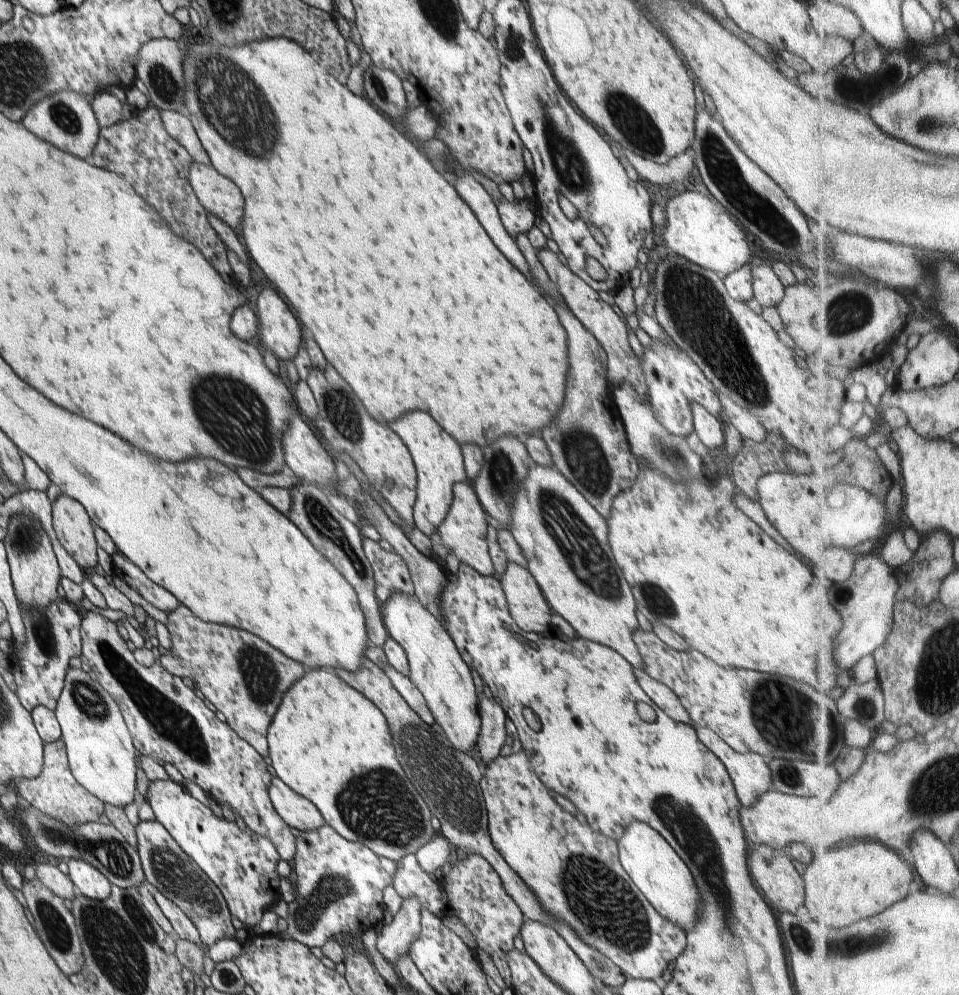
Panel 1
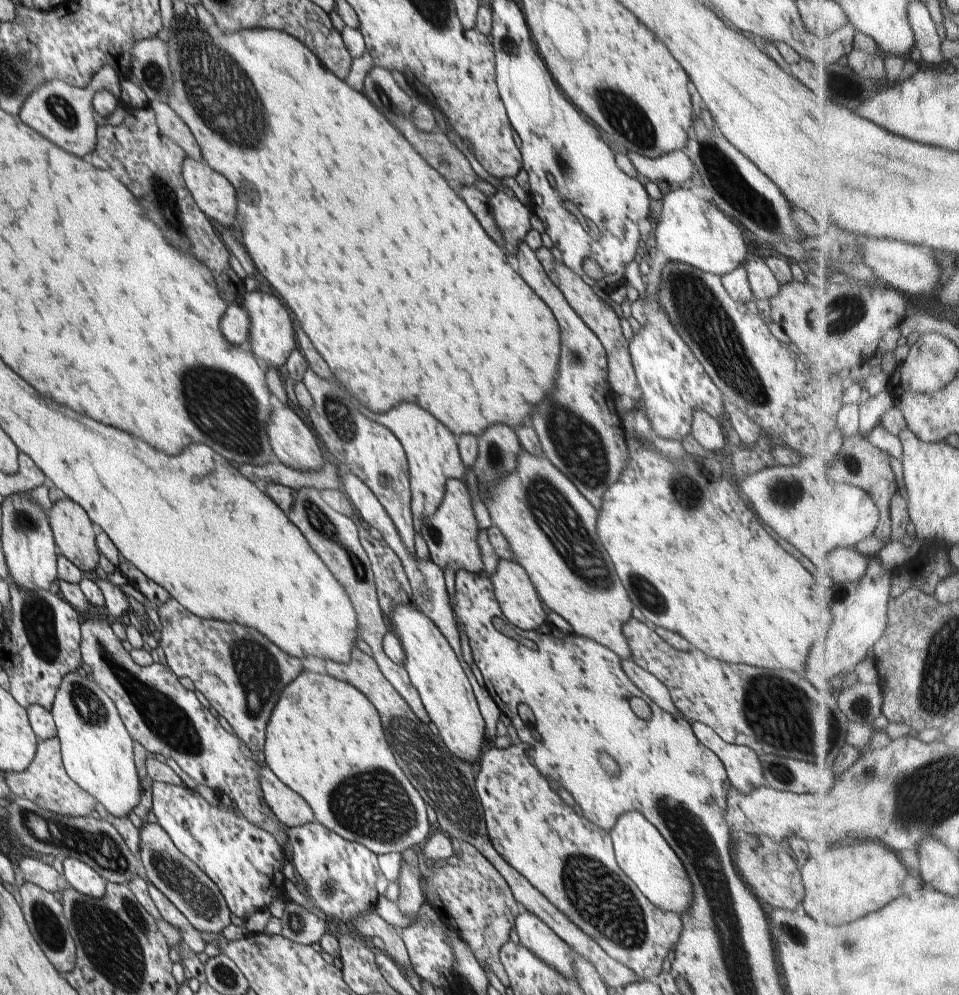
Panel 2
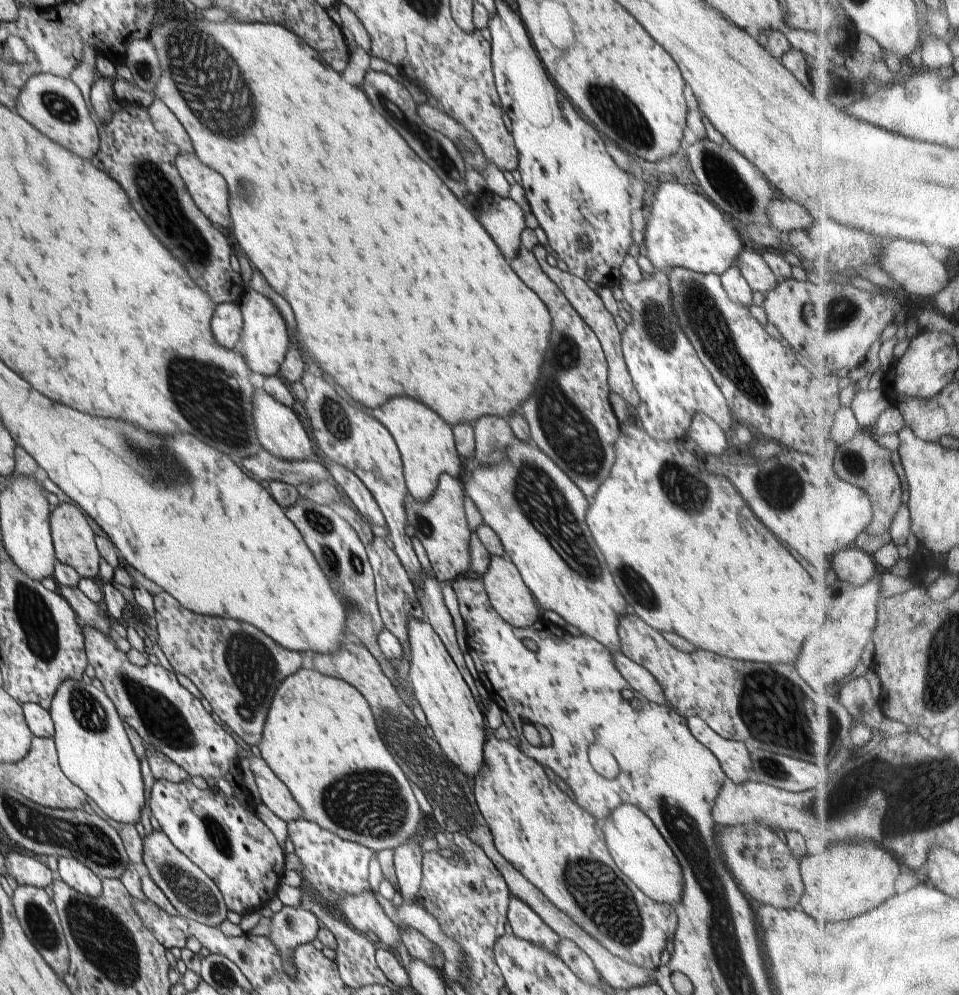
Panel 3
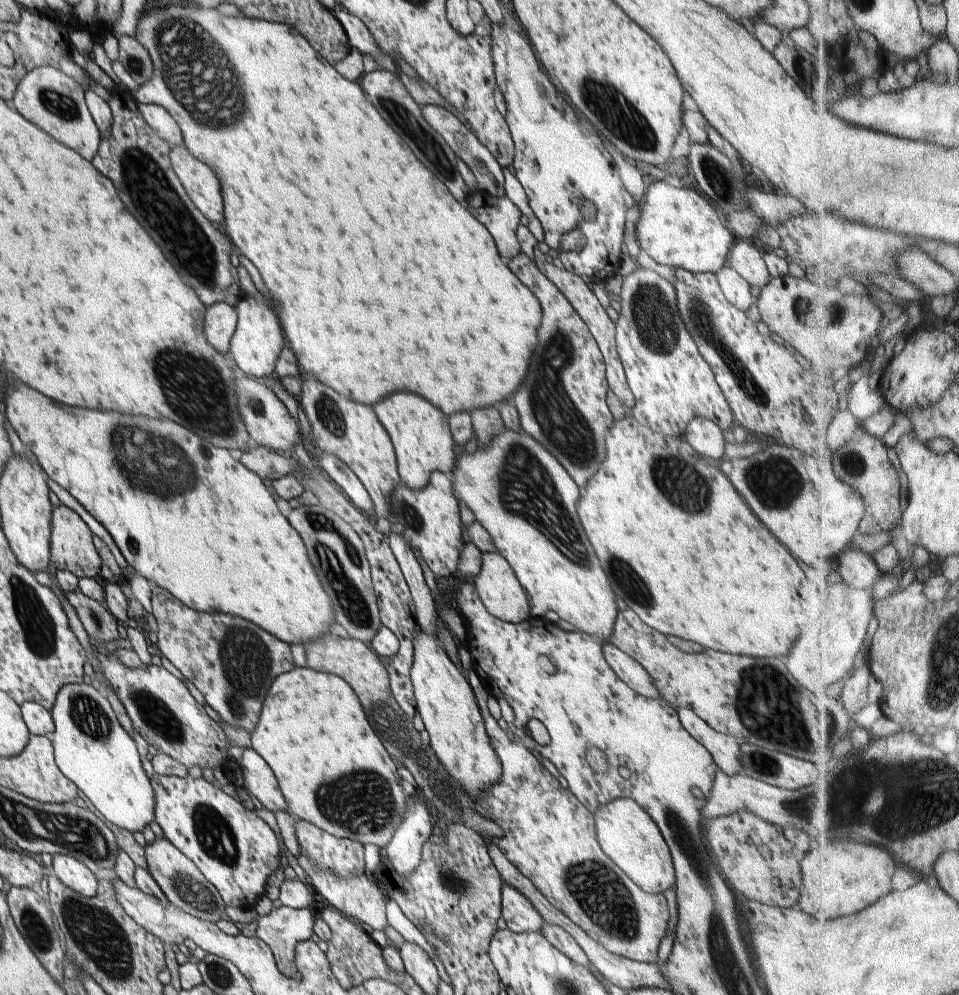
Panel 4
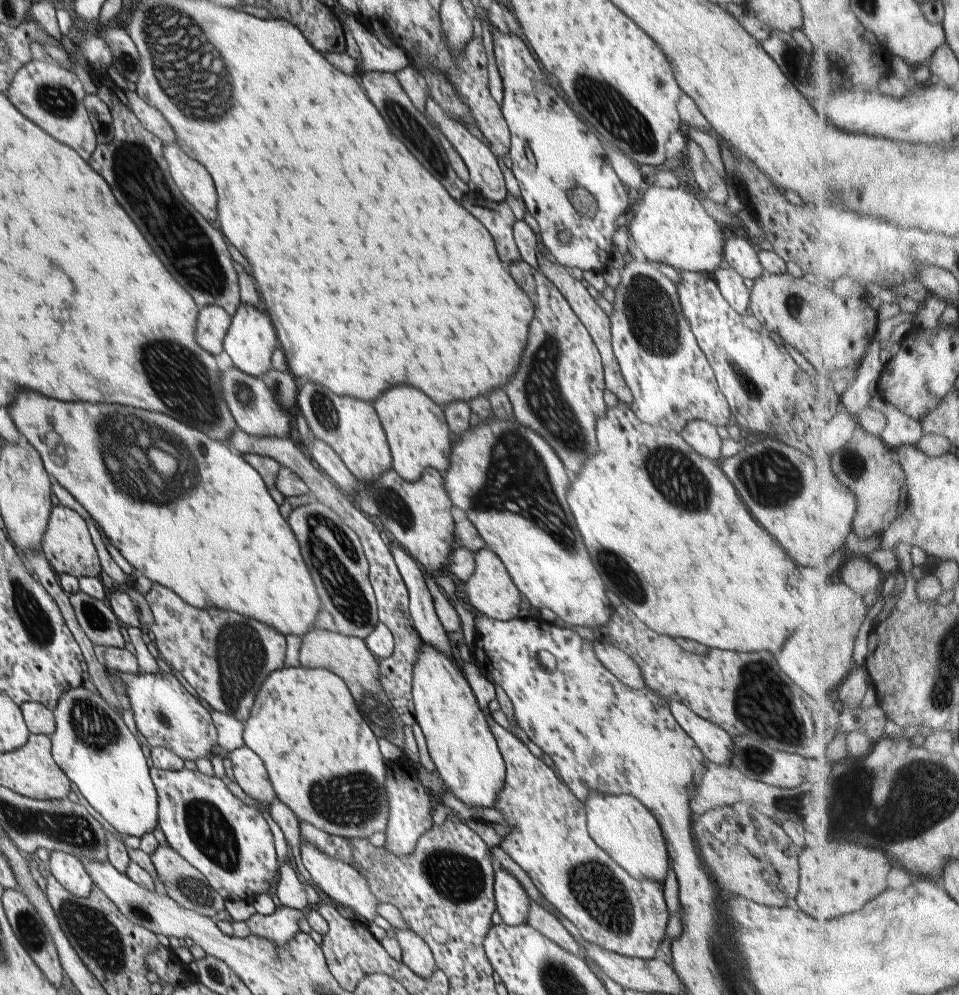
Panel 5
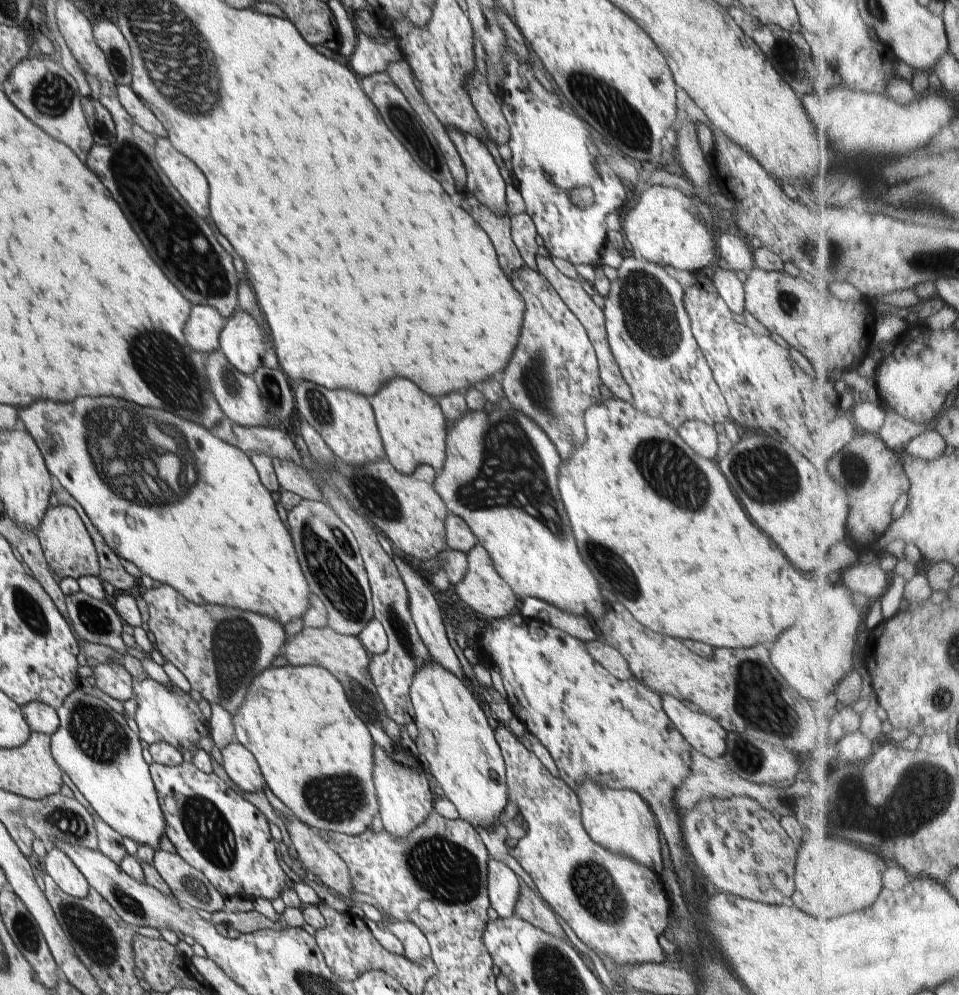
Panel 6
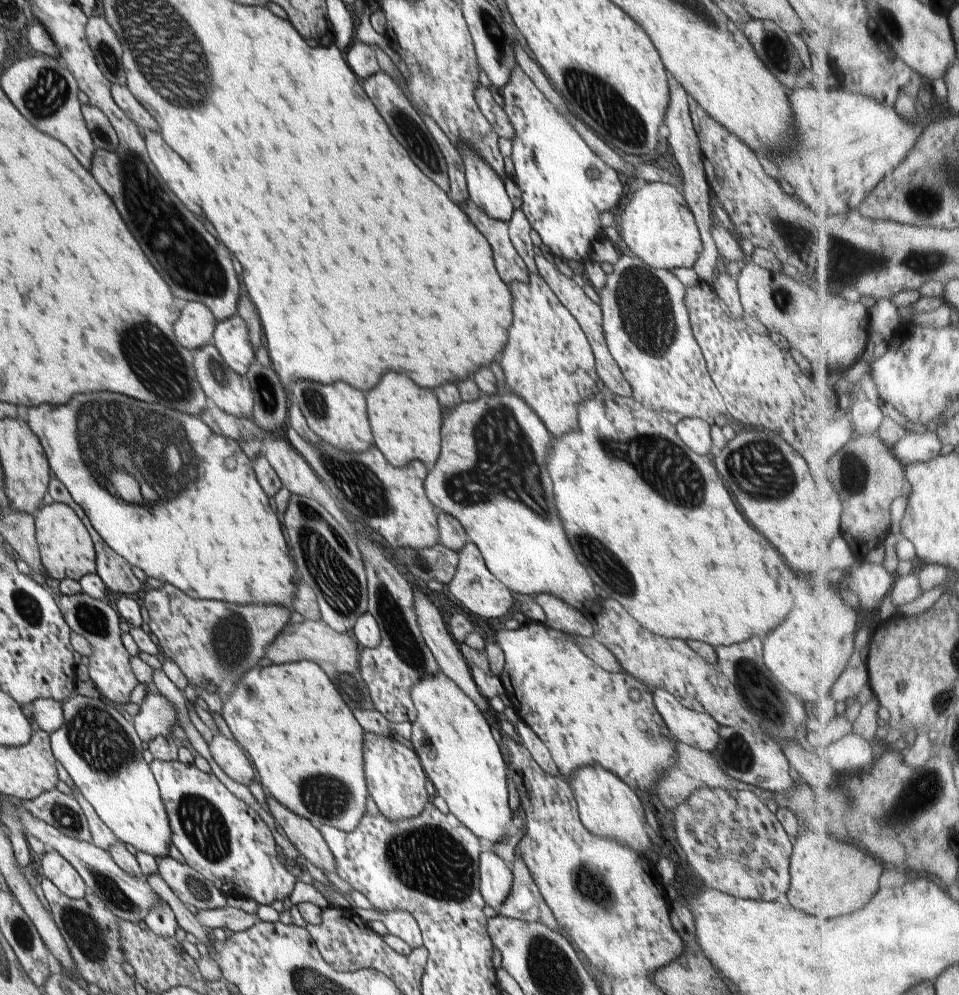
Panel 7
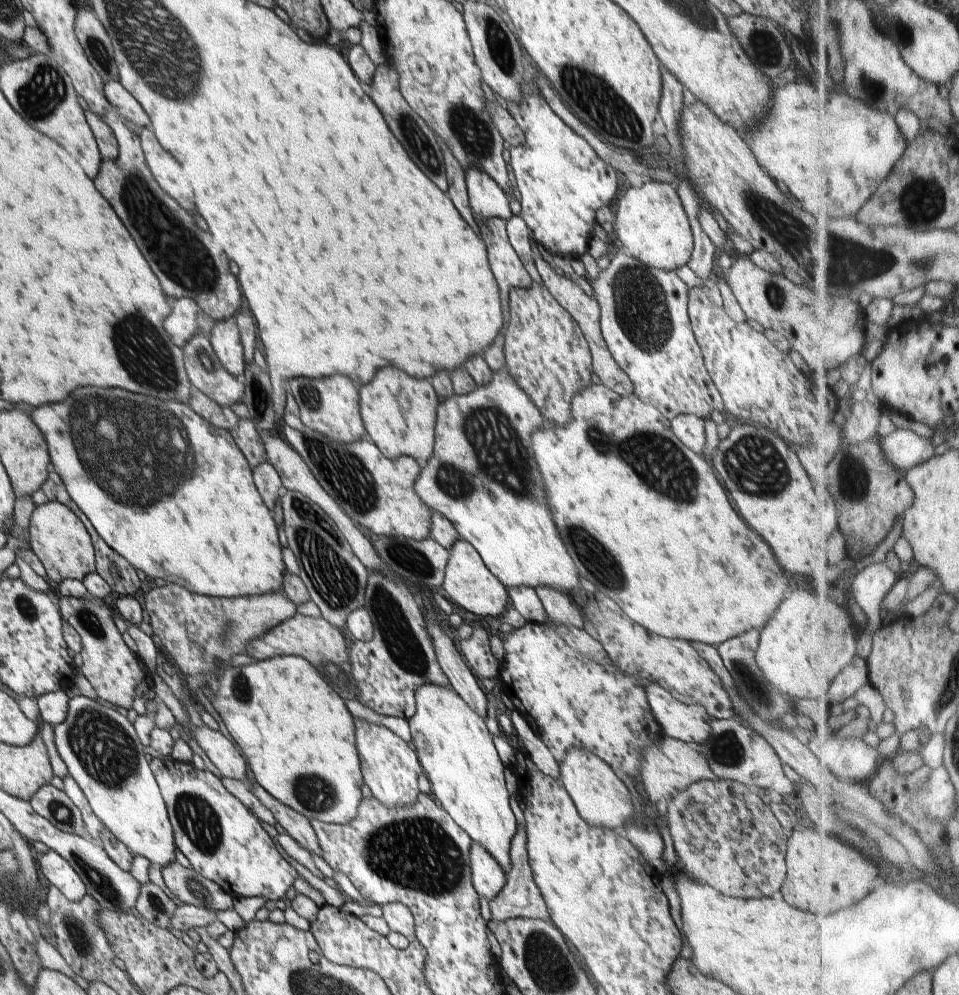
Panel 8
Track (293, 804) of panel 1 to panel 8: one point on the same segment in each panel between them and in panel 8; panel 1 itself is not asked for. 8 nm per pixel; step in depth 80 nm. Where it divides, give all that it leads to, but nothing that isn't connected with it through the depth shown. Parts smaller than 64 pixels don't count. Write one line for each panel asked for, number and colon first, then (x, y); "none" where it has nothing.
2: (290, 809)
3: (274, 793)
4: (259, 780)
5: (250, 772)
6: (240, 764)
7: (229, 755)
8: (224, 755)

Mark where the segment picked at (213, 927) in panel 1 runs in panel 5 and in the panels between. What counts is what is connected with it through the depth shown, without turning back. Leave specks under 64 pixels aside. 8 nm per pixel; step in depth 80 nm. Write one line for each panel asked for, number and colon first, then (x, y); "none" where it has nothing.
2: (196, 897)
3: (194, 894)
4: (184, 884)
5: (185, 884)

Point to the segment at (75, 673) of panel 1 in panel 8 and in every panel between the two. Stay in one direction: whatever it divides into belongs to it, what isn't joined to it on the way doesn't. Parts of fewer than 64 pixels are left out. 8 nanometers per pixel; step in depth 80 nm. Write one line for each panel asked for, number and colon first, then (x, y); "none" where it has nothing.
2: (97, 751)
3: (95, 753)
4: (92, 749)
5: (92, 745)
6: (94, 746)
7: (101, 751)
8: (100, 748)

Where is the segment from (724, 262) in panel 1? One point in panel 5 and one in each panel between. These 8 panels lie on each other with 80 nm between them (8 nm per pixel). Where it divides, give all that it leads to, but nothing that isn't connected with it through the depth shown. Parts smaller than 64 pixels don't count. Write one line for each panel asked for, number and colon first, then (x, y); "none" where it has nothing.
2: (691, 230)
3: (686, 229)
4: (678, 227)
5: (670, 225)

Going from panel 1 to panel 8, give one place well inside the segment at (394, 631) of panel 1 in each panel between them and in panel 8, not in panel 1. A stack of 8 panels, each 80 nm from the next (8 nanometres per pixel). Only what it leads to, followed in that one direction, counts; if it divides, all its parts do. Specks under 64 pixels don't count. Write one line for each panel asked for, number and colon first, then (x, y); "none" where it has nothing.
2: (433, 668)
3: (459, 725)
4: (446, 703)
5: (464, 751)
6: (454, 735)
7: (451, 736)
8: (456, 751)

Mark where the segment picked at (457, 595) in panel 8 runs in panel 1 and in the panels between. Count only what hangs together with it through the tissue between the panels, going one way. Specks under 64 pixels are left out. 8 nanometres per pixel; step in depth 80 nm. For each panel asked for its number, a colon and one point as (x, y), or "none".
1: (528, 608)
2: (521, 606)
3: (513, 600)
4: (504, 597)
5: (491, 591)
6: (482, 588)
7: (473, 584)

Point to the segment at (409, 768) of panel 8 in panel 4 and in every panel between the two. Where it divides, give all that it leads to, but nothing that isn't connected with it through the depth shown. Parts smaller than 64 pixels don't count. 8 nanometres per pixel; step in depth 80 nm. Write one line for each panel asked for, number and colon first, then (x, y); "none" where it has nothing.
4: (404, 850)
5: (410, 811)
6: (405, 800)
7: (396, 780)

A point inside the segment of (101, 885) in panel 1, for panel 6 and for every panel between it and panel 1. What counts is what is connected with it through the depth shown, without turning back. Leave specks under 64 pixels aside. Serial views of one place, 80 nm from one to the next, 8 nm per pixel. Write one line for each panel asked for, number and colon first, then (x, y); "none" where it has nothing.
2: (83, 879)
3: (75, 874)
4: (74, 874)
5: (69, 870)
6: (58, 865)

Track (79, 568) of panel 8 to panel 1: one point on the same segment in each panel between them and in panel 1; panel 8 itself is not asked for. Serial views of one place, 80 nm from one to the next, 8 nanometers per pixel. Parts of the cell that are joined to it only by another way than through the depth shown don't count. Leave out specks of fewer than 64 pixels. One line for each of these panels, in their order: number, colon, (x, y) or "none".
1: (73, 528)
2: (73, 532)
3: (74, 541)
4: (72, 548)
5: (67, 545)
6: (68, 547)
7: (67, 552)

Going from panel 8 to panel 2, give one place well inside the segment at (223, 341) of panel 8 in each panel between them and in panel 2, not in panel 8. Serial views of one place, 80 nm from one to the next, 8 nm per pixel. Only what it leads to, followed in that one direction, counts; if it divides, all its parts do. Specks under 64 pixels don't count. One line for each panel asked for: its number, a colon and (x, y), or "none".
2: (272, 338)
3: (265, 340)
4: (258, 340)
5: (250, 341)
6: (243, 342)
7: (231, 337)

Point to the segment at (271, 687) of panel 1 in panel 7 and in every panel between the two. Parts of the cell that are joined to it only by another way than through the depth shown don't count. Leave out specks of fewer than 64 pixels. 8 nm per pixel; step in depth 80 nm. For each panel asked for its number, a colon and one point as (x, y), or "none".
2: (242, 674)
3: (237, 668)
4: (233, 662)
5: (225, 658)
6: (219, 649)
7: (213, 643)

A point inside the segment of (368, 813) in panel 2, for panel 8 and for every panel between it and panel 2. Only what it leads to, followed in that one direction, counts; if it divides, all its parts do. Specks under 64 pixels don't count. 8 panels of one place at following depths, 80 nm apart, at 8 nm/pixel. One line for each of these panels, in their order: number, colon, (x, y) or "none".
3: (320, 737)
4: (333, 770)
5: (325, 763)
6: (316, 754)
7: (307, 746)
8: (297, 735)

